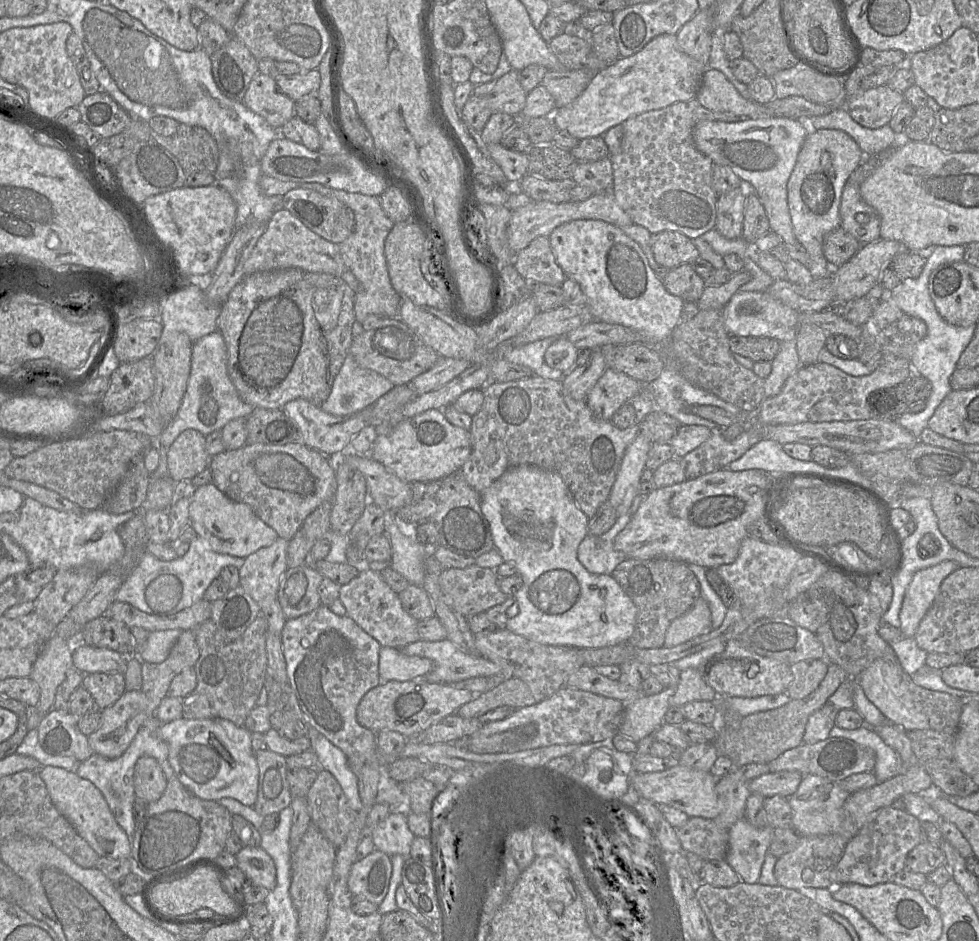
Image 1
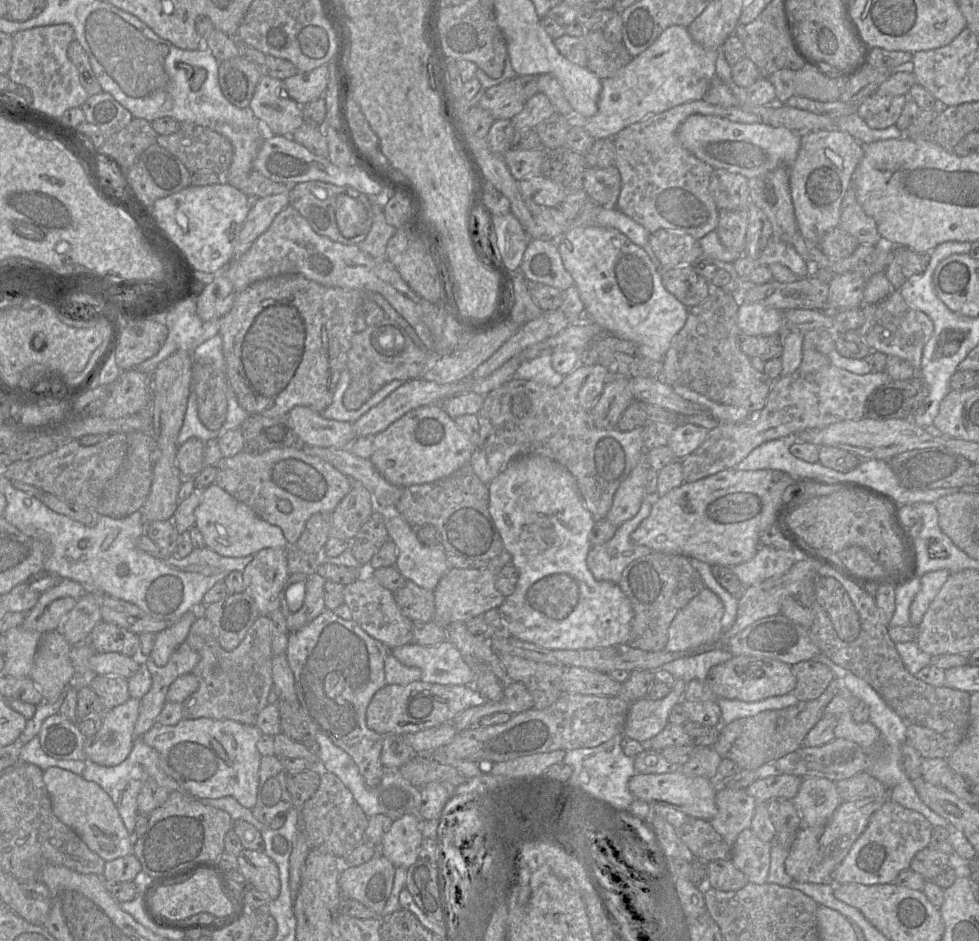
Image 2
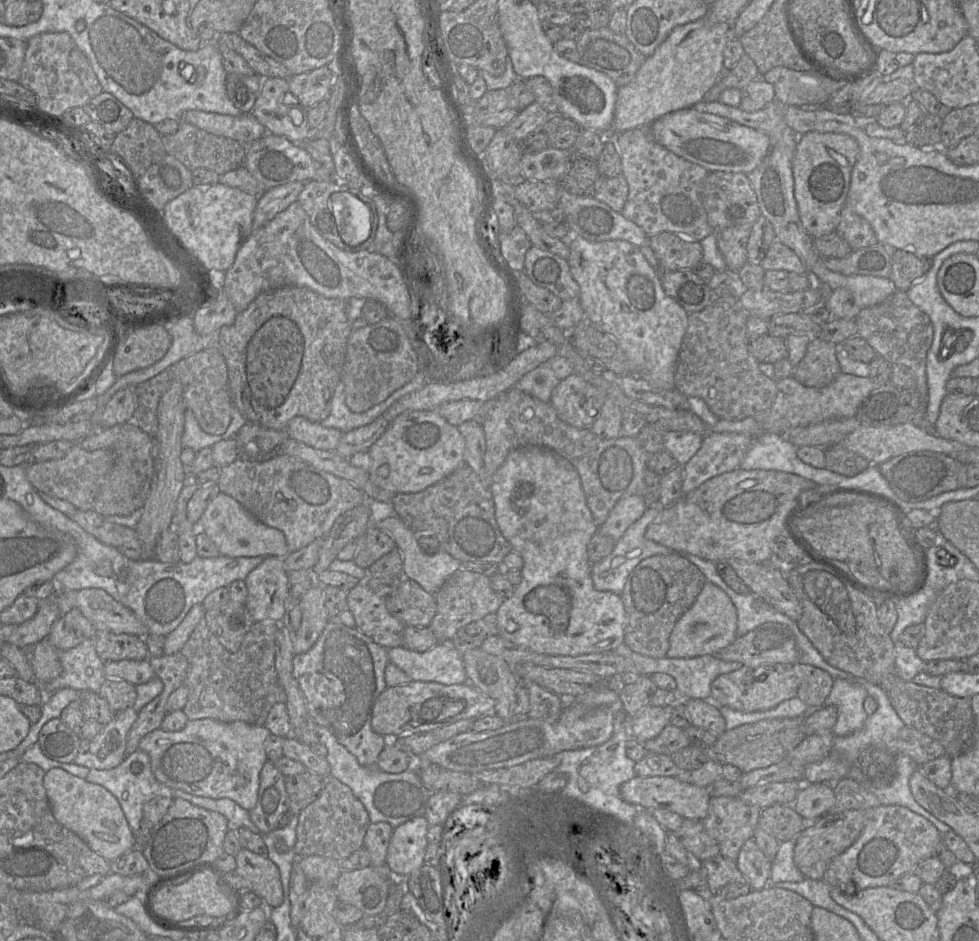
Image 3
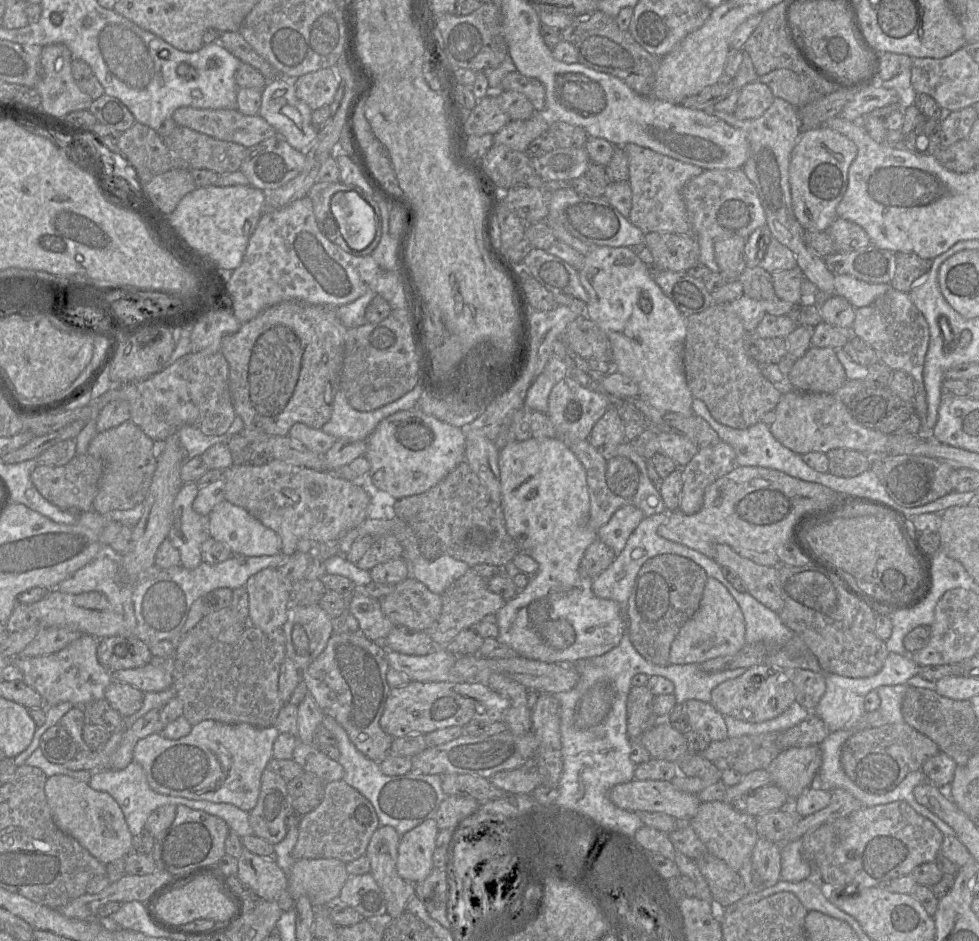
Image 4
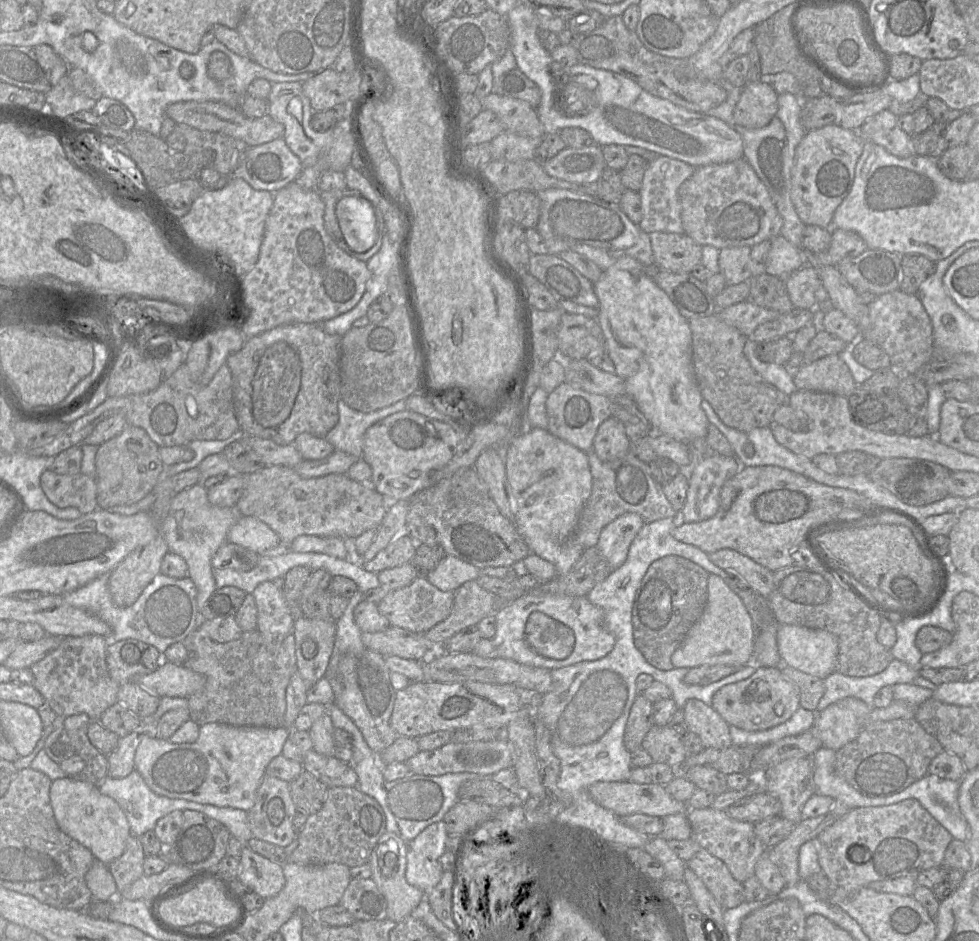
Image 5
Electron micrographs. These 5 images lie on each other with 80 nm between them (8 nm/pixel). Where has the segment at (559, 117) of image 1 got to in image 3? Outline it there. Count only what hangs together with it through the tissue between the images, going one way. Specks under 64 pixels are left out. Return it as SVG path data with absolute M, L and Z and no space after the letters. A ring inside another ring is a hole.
M704 17L676 26L656 51L646 57L633 80L618 87L610 135L649 126L665 114L693 107L702 101L722 74L724 48L732 26Z

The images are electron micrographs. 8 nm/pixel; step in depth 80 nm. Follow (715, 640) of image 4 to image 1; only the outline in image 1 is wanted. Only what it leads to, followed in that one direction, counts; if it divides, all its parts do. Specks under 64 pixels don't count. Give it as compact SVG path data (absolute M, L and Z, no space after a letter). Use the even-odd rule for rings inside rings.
M699 597L686 613L670 623L663 647L671 648L683 644L711 630L711 611L708 603Z

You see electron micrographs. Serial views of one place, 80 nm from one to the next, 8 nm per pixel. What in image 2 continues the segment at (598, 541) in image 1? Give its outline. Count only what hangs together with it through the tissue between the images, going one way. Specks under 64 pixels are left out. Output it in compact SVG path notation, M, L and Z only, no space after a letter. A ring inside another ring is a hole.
M644 498L636 516L618 526L609 541L591 546L586 563L595 580L618 584L624 569L631 562L654 553L650 548L631 541L631 534L649 516L652 501Z

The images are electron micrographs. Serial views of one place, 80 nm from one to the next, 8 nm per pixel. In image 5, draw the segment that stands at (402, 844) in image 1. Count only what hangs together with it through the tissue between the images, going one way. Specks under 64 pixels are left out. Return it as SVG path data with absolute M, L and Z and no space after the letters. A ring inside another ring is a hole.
M438 821L407 844L406 880L425 894L439 883L444 872L439 860L446 851L447 837L445 823Z

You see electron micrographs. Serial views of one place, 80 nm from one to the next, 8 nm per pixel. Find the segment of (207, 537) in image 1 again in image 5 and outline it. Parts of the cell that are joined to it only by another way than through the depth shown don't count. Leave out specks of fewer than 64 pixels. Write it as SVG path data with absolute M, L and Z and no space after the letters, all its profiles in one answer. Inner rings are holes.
M240 516L227 534L227 542L239 545L259 556L283 549L278 535L264 522Z

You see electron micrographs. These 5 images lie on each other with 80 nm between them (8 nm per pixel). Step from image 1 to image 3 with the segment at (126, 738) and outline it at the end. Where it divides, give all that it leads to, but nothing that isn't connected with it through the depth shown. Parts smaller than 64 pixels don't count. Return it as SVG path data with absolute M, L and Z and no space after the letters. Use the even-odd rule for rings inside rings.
M133 707L116 712L113 719L90 741L82 741L73 763L88 769L110 770L125 759L126 737L138 713Z

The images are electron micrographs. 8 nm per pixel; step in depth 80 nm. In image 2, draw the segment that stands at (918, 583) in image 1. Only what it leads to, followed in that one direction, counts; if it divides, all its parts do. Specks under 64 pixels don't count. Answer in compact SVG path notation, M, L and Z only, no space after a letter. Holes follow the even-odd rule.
M947 569L935 570L920 577L920 589L910 606L910 622L918 627L928 607L947 581L950 572Z

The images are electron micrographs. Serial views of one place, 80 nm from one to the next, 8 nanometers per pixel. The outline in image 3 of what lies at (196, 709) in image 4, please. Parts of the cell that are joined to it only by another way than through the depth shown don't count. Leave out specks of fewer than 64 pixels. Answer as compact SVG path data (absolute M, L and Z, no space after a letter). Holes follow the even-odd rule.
M202 619L195 627L180 653L188 661L188 670L183 684L189 690L189 696L183 713L187 719L212 719L221 723L244 722L252 726L264 726L268 713L277 702L284 702L284 692L279 685L275 669L275 634L278 623L255 622L245 635L237 652L226 650L212 634L206 622Z

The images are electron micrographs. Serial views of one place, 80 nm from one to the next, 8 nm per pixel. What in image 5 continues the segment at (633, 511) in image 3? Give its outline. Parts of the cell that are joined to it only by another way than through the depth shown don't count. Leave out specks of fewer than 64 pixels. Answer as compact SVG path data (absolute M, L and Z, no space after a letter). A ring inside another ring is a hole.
M625 513L602 529L596 548L611 569L624 564L629 547L643 525L644 521L638 514Z

